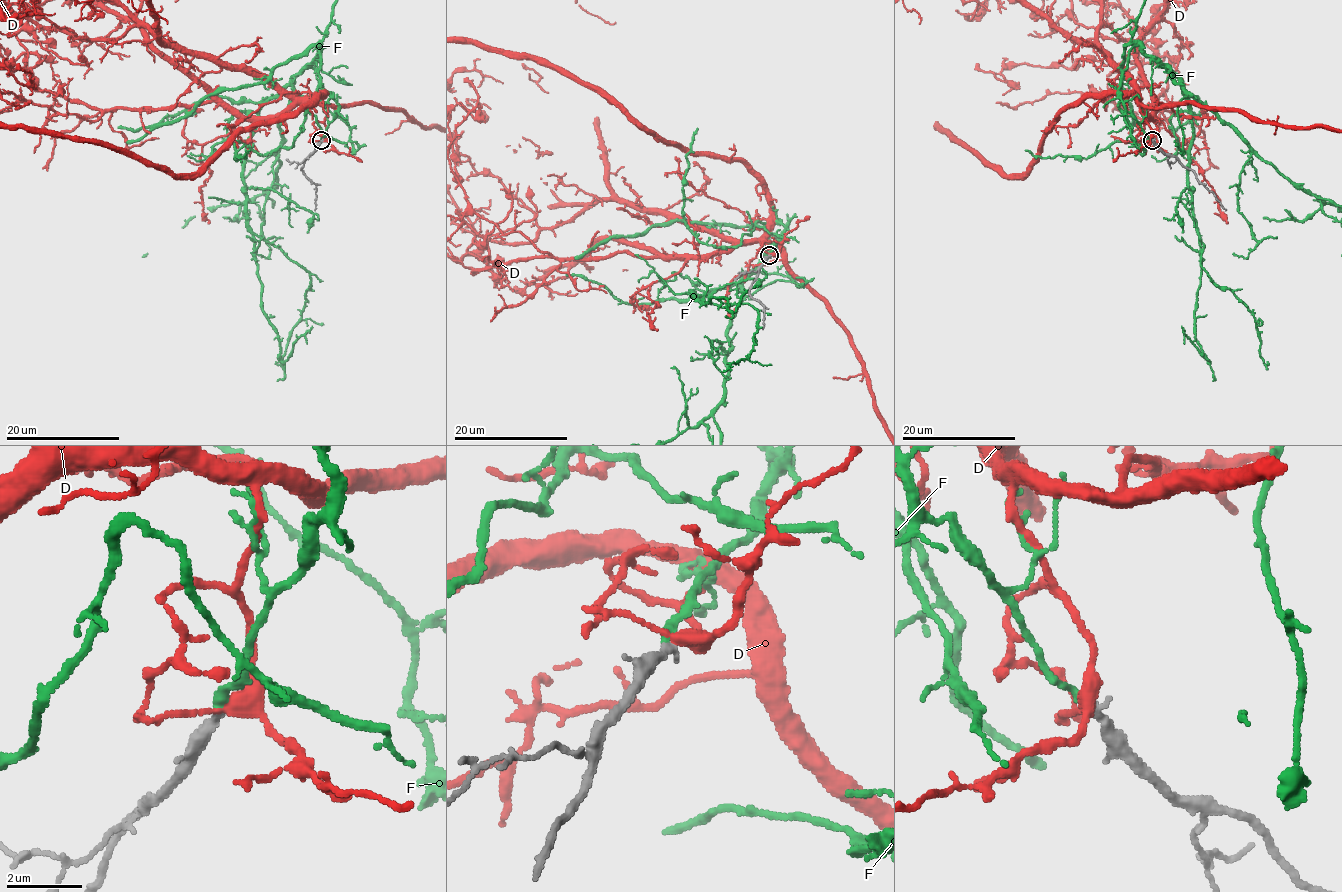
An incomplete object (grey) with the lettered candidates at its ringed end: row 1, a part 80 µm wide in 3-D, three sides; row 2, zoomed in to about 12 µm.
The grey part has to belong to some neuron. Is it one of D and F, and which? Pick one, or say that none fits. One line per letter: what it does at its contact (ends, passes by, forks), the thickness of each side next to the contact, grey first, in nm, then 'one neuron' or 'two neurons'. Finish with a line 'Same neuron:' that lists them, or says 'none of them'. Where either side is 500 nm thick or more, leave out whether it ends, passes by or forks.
D: it forks | 260/280 nm | two neurons
F: it ends | 300/240 nm | one neuron
Same neuron: F

